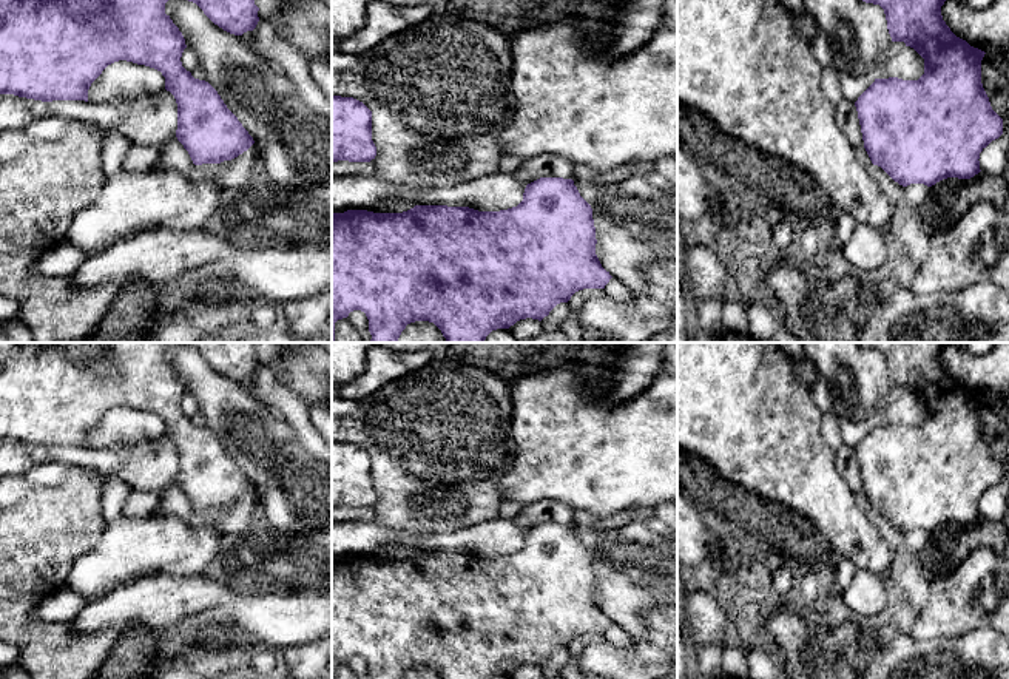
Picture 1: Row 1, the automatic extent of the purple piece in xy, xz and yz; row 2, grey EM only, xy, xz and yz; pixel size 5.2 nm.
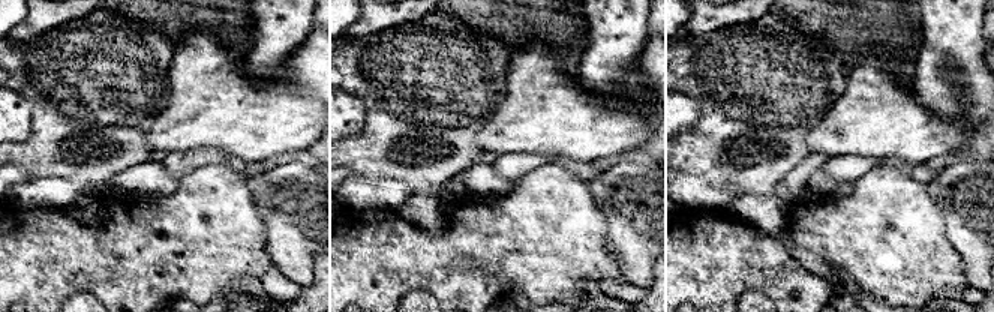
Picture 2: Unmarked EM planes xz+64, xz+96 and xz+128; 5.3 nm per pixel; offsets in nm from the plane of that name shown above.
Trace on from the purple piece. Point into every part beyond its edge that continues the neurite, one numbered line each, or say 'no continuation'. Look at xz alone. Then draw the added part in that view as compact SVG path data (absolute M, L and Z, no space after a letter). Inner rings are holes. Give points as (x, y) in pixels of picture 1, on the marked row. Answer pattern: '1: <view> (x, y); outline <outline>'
no continuation

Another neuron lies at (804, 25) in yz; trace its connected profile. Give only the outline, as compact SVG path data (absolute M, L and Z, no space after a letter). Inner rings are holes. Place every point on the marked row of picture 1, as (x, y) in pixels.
M804 11L801 15L793 15L791 26L795 32L807 43L810 43L813 35L819 31L816 20L808 11Z

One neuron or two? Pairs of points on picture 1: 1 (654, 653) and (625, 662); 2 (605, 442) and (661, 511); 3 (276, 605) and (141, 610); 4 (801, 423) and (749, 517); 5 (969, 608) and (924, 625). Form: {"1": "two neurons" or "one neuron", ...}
{"1": "one neuron", "2": "two neurons", "3": "one neuron", "4": "two neurons", "5": "one neuron"}

